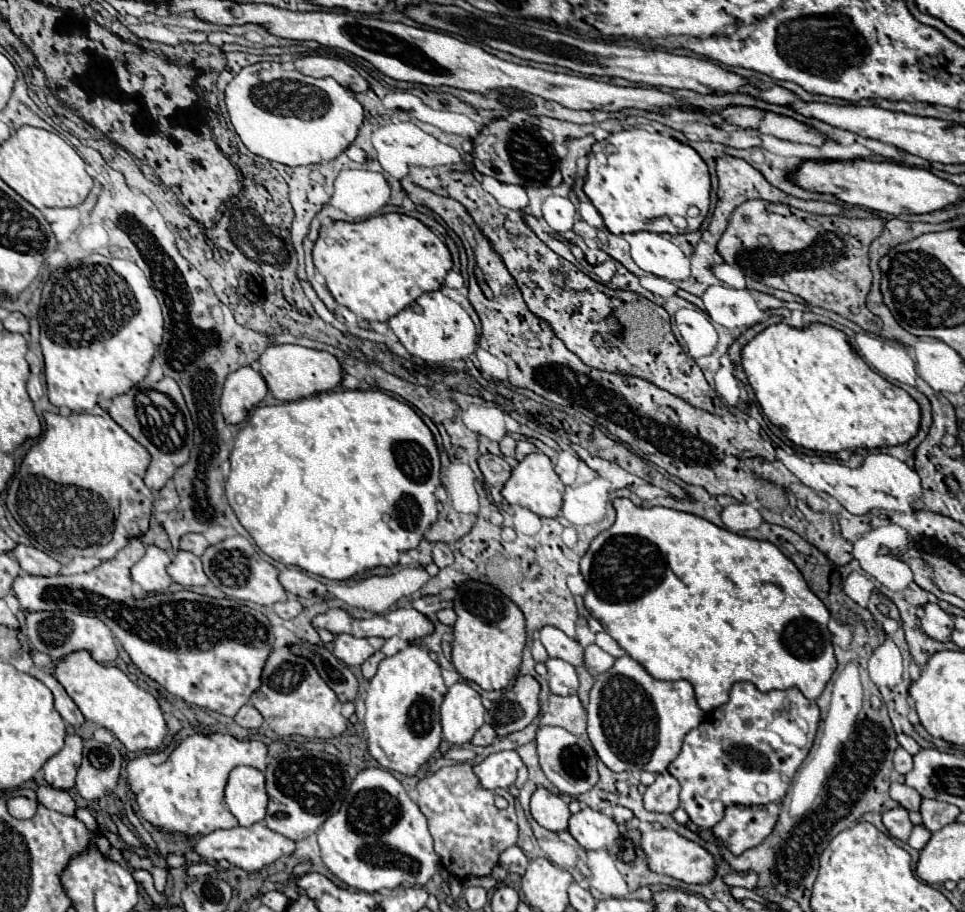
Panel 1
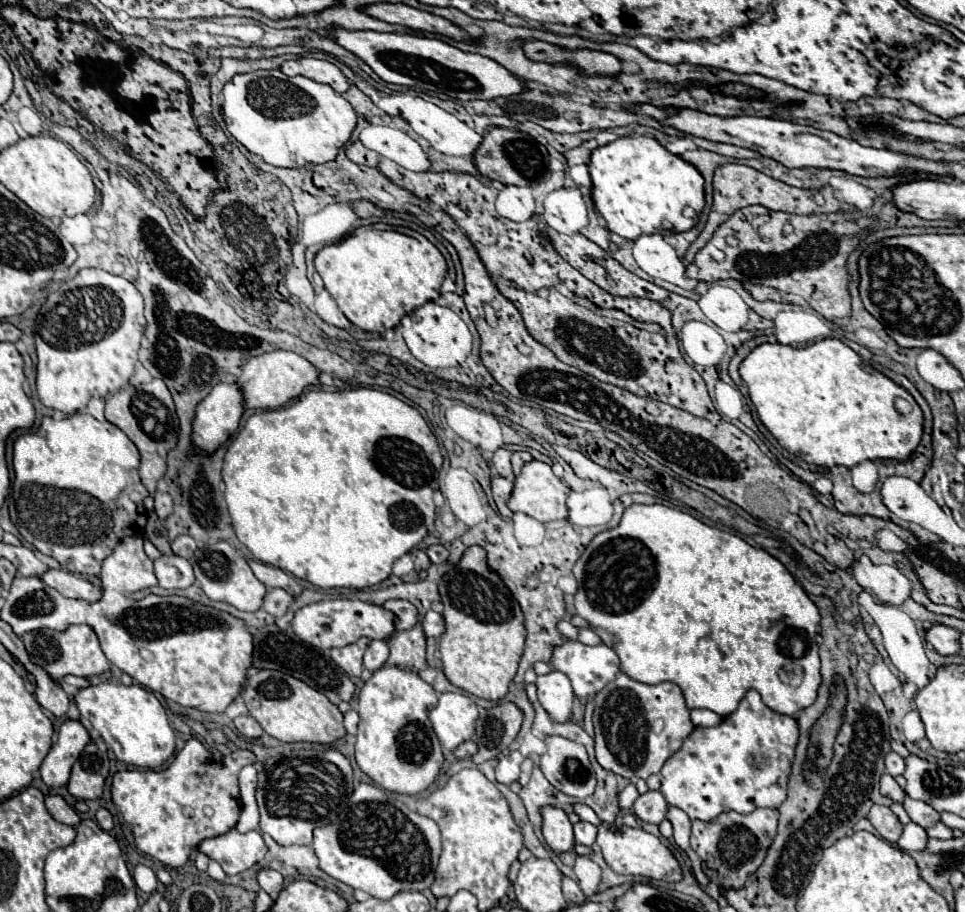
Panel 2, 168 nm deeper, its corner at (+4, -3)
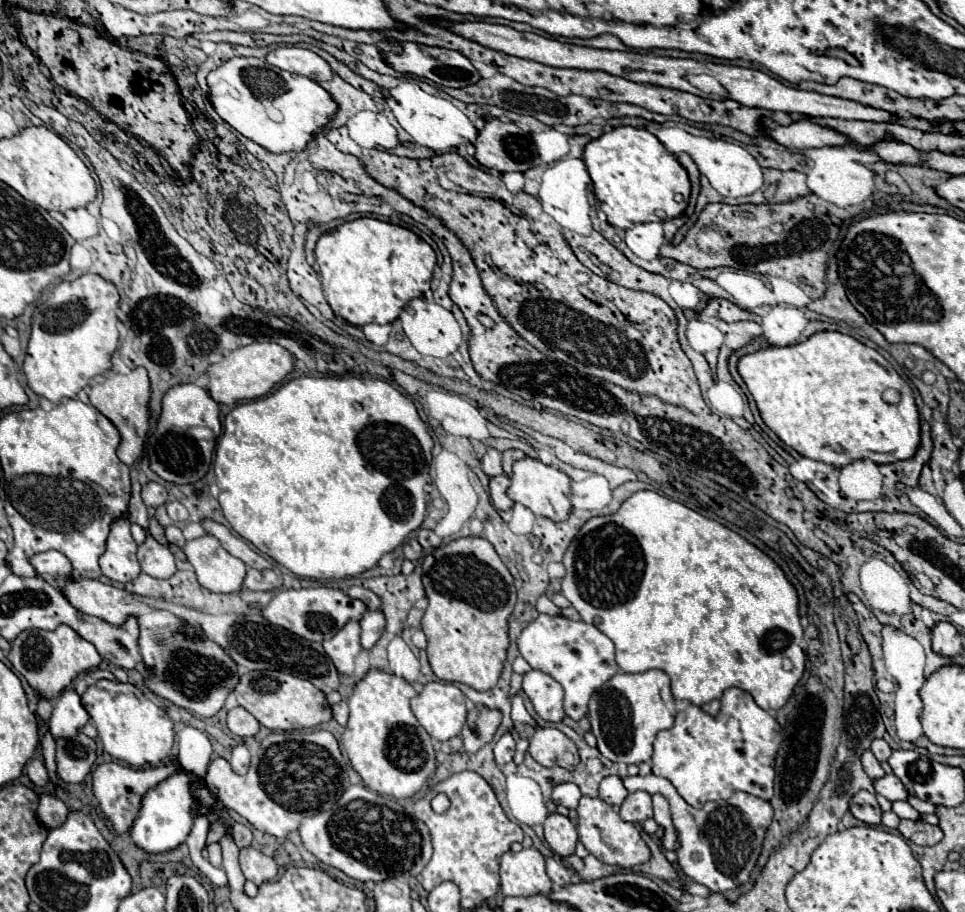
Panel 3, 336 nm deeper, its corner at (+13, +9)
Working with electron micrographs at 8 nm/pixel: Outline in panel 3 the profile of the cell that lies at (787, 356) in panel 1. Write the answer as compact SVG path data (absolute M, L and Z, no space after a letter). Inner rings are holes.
M820 331L798 345L766 347L742 357L738 363L738 371L752 397L756 399L764 423L788 447L796 449L808 459L822 461L832 467L844 467L858 459L872 459L876 461L876 465L886 465L910 459L920 447L920 419L914 405L912 389L896 375L894 367L876 349L866 347L850 335L838 331ZM856 357L864 357L864 361L876 361L880 369L888 369L888 373L892 373L892 381L896 381L896 389L902 395L900 403L884 405L884 401L864 401L864 405L856 405L856 401L852 401L852 369L856 369Z

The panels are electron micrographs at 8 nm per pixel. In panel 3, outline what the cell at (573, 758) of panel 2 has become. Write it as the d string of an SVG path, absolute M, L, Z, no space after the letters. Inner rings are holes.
M538 727L530 739L528 753L544 767L566 767L574 769L578 765L576 745L554 727Z

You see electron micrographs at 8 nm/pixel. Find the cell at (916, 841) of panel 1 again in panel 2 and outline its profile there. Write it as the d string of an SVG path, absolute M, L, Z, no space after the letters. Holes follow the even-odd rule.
M907 823L897 845L905 851L923 851L927 847L927 841L929 841L929 837L923 827L919 827L917 823Z

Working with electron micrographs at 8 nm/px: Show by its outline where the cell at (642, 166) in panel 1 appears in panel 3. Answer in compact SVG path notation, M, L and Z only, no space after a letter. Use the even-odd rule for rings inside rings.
M616 127L600 139L592 139L584 151L584 163L592 177L596 199L614 227L630 229L638 223L672 219L686 209L691 192L688 173L648 129Z

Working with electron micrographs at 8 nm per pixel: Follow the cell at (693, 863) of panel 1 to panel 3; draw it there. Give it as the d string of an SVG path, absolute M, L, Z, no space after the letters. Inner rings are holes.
M582 795L580 797L580 805L578 805L578 835L582 845L602 863L608 865L618 865L622 869L630 869L634 865L646 863L650 859L650 849L648 845L642 841L640 831L634 825L628 825L626 821L620 821L620 815L614 813L614 809L604 803L598 797L588 797Z

